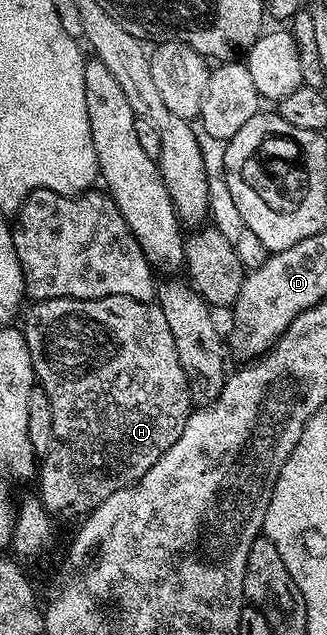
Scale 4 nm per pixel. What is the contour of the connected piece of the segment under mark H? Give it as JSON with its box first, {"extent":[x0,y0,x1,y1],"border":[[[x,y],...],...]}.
{"extent":[21,296,193,519],"border":[[[105,296],[104,298],[40,298],[32,301],[22,315],[21,329],[25,336],[25,344],[29,348],[29,356],[33,360],[35,381],[49,396],[49,404],[53,408],[53,436],[55,442],[47,454],[42,455],[41,465],[37,470],[39,491],[37,497],[52,519],[82,519],[102,504],[113,492],[132,486],[173,444],[177,444],[177,436],[185,428],[185,420],[193,409],[189,396],[189,384],[185,380],[185,372],[181,368],[181,360],[177,360],[177,344],[173,344],[173,332],[169,332],[169,323],[165,321],[165,312],[161,312],[159,303],[152,300],[142,302],[129,296]]]}

